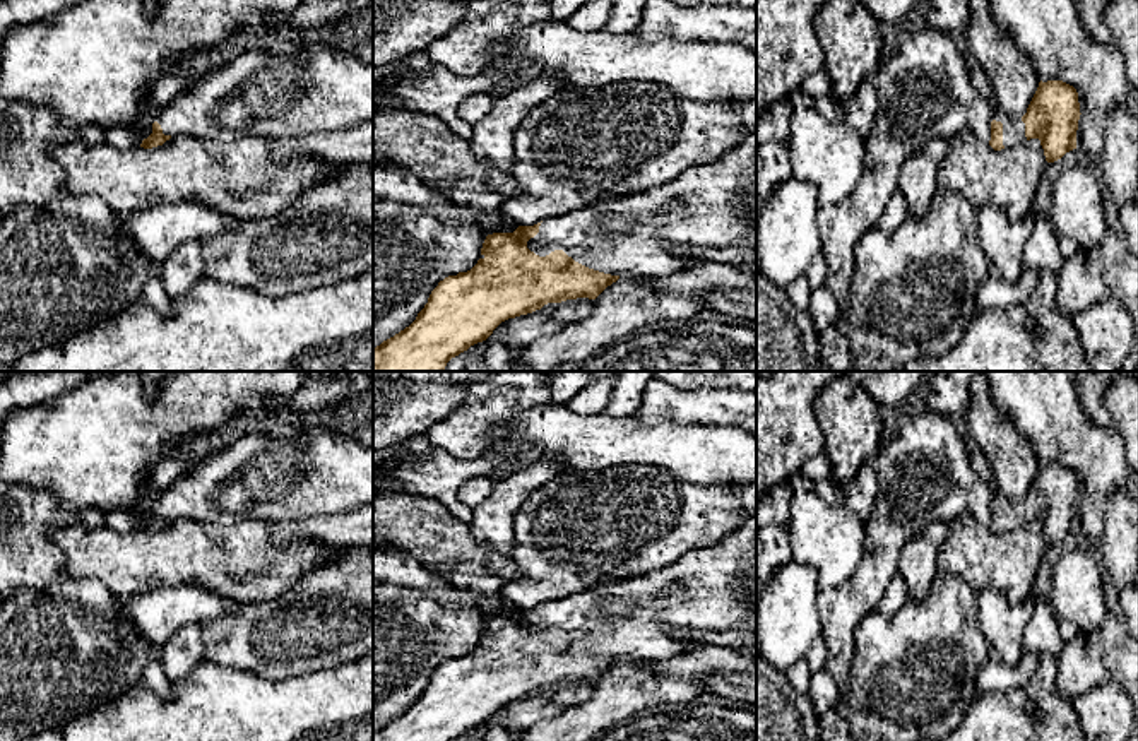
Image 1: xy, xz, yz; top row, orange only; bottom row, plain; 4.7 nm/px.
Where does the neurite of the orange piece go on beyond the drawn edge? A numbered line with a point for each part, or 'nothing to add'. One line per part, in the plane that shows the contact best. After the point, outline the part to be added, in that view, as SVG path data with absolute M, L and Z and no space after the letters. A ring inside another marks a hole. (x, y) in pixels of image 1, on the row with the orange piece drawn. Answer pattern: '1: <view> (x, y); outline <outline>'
1: xz (630, 237); outline M756 130L720 159L690 168L662 187L599 200L542 221L527 248L539 257L563 250L589 269L654 286L693 264L691 258L674 255L671 246L756 248L756 226L748 221L748 200L756 205Z

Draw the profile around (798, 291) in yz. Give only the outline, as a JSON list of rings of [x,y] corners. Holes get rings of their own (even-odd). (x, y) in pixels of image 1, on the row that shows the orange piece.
[[[804,276],[796,277],[785,286],[791,303],[799,310],[808,310],[811,288]]]

